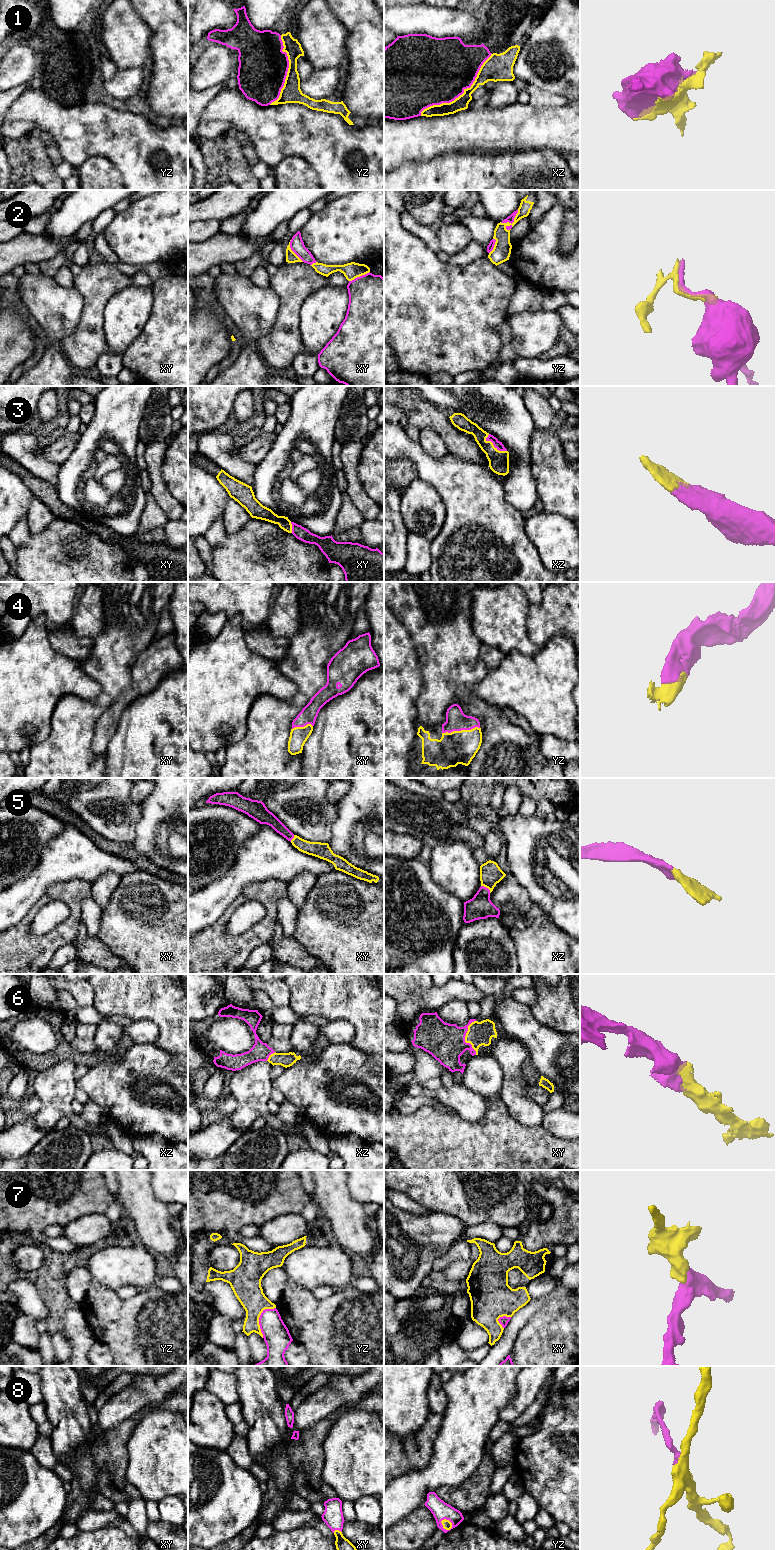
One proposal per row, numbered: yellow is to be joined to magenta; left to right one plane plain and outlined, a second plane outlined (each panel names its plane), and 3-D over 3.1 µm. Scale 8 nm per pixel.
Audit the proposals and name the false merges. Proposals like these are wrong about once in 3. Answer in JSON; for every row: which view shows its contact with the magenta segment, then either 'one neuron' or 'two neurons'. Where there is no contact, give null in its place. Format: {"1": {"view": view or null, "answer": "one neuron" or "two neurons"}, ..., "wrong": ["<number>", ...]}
{"1": {"view": "xz", "answer": "one neuron"}, "2": {"view": "yz", "answer": "two neurons"}, "3": {"view": "xz", "answer": "one neuron"}, "4": {"view": "yz", "answer": "one neuron"}, "5": {"view": "xz", "answer": "one neuron"}, "6": {"view": "xy", "answer": "one neuron"}, "7": {"view": "yz", "answer": "two neurons"}, "8": {"view": "yz", "answer": "two neurons"}, "wrong": ["2", "7", "8"]}

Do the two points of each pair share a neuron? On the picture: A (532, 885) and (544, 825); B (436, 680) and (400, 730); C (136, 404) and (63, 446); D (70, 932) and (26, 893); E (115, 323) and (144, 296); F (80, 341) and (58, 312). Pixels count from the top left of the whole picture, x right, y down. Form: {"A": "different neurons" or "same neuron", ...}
{"A": "same neuron", "B": "different neurons", "C": "different neurons", "D": "different neurons", "E": "same neuron", "F": "different neurons"}

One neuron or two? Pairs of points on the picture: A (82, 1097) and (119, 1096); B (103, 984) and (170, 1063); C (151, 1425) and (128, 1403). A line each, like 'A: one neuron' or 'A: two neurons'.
A: two neurons
B: two neurons
C: two neurons

